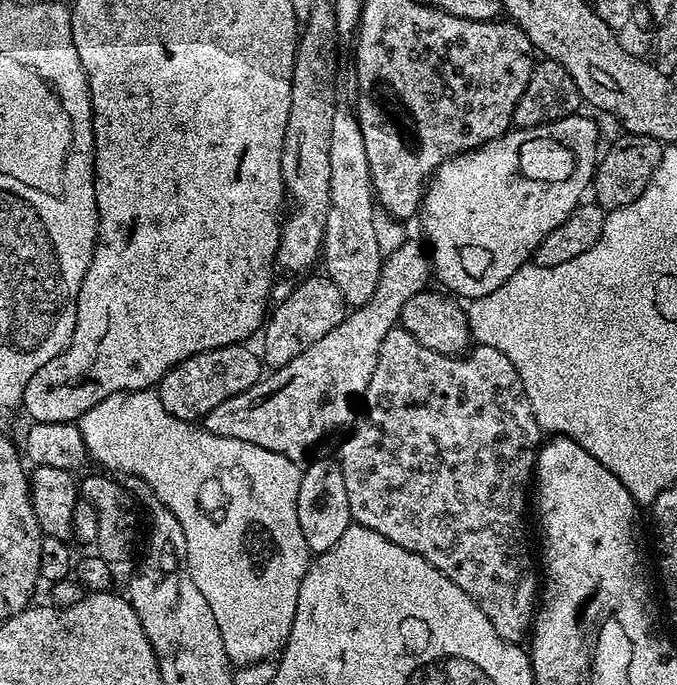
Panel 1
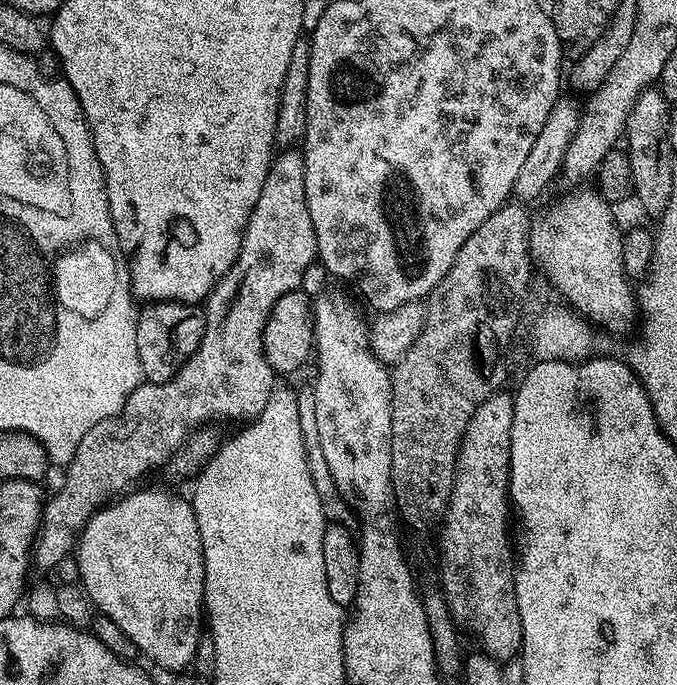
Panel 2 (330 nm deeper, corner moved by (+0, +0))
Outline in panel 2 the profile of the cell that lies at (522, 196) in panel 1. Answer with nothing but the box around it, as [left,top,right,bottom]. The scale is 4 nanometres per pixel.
[538,186,638,336]

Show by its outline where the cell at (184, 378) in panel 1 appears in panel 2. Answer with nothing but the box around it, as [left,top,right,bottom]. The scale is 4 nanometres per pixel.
[136,300,204,384]

